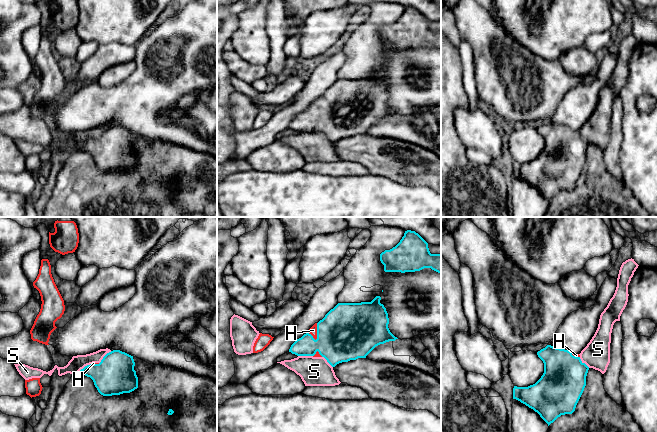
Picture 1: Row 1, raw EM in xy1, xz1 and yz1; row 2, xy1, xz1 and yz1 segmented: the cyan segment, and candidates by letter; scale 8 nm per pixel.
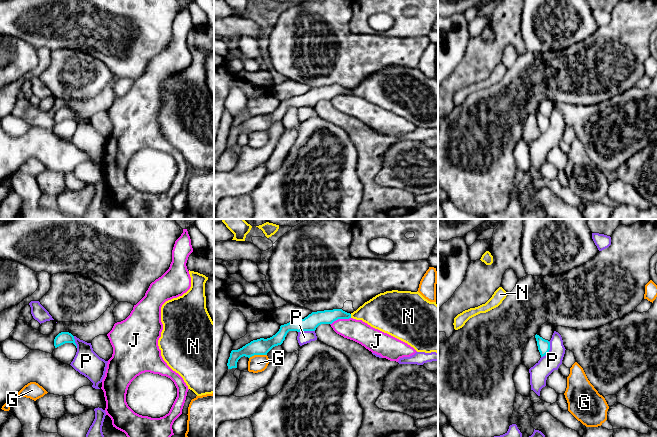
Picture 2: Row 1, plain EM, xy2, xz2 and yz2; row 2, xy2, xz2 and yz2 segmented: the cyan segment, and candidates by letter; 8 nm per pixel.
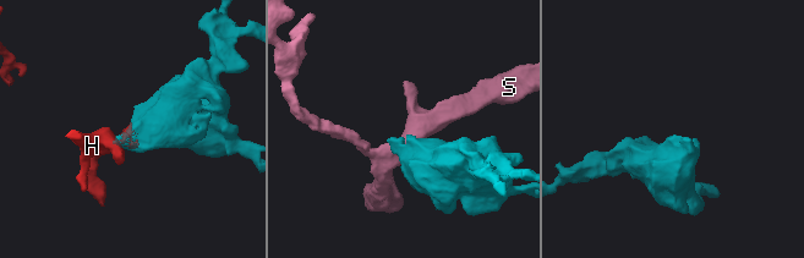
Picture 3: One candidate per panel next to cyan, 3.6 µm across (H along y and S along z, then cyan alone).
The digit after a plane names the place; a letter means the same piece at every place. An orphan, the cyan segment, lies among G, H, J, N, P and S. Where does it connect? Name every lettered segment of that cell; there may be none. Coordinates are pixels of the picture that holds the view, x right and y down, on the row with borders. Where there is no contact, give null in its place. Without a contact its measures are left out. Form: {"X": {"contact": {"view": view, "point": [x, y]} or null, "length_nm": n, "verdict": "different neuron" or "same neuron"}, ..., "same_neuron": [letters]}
{"G": {"contact": {"view": "xz2", "point": [257, 354]}, "length_nm": 150, "verdict": "different neuron"}, "H": {"contact": {"view": "xz1", "point": [317, 332]}, "length_nm": 140, "verdict": "same neuron"}, "J": {"contact": {"view": "xz2", "point": [340, 318]}, "length_nm": 180, "verdict": "different neuron"}, "N": {"contact": {"view": "xz2", "point": [350, 316]}, "length_nm": 30, "verdict": "different neuron"}, "P": {"contact": {"view": "yz2", "point": [549, 349]}, "length_nm": 150, "verdict": "different neuron"}, "S": {"contact": {"view": "xy1", "point": [85, 366]}, "length_nm": 150, "verdict": "different neuron"}, "same_neuron": ["H"]}

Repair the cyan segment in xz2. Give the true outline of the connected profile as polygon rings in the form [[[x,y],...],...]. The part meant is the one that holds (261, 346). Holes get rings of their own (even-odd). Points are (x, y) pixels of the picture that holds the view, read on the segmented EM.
[[[342,309],[312,312],[304,319],[281,325],[279,331],[270,338],[253,340],[238,350],[232,350],[228,359],[228,369],[237,368],[238,360],[254,355],[267,355],[275,346],[281,345],[289,331],[315,331],[321,324],[332,324],[338,319],[349,319],[351,314]]]

